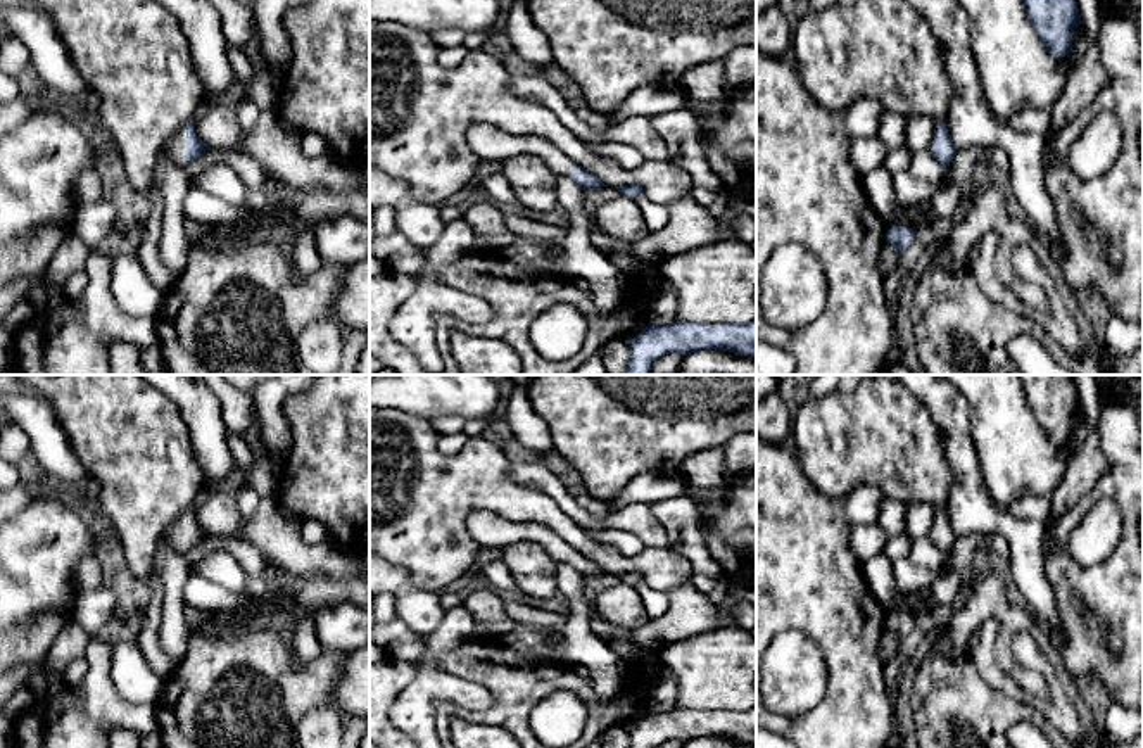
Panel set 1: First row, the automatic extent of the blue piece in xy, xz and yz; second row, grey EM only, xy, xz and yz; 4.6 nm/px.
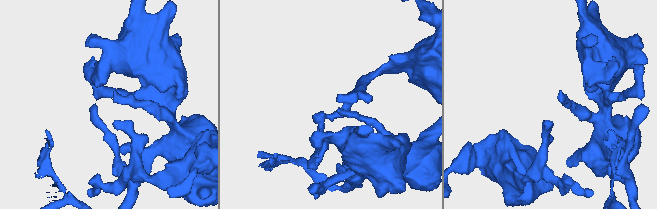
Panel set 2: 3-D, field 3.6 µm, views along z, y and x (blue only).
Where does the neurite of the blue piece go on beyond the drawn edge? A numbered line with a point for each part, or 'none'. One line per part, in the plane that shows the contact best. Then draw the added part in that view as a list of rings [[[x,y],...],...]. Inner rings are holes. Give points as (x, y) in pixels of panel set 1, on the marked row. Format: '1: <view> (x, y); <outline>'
1: xy (175, 147); [[[186,124],[180,126],[164,143],[162,152],[176,164],[186,164]]]

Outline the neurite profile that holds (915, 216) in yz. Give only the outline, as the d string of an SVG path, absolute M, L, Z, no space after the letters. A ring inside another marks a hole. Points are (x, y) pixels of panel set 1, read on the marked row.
M931 197L913 204L905 206L894 211L891 218L884 218L886 230L894 225L901 225L906 228L919 231L934 231L936 219L929 216L931 211Z

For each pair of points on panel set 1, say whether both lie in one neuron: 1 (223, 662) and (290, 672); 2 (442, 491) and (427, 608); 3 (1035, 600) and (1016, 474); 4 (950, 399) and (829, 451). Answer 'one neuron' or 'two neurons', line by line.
1: one neuron
2: two neurons
3: two neurons
4: two neurons

